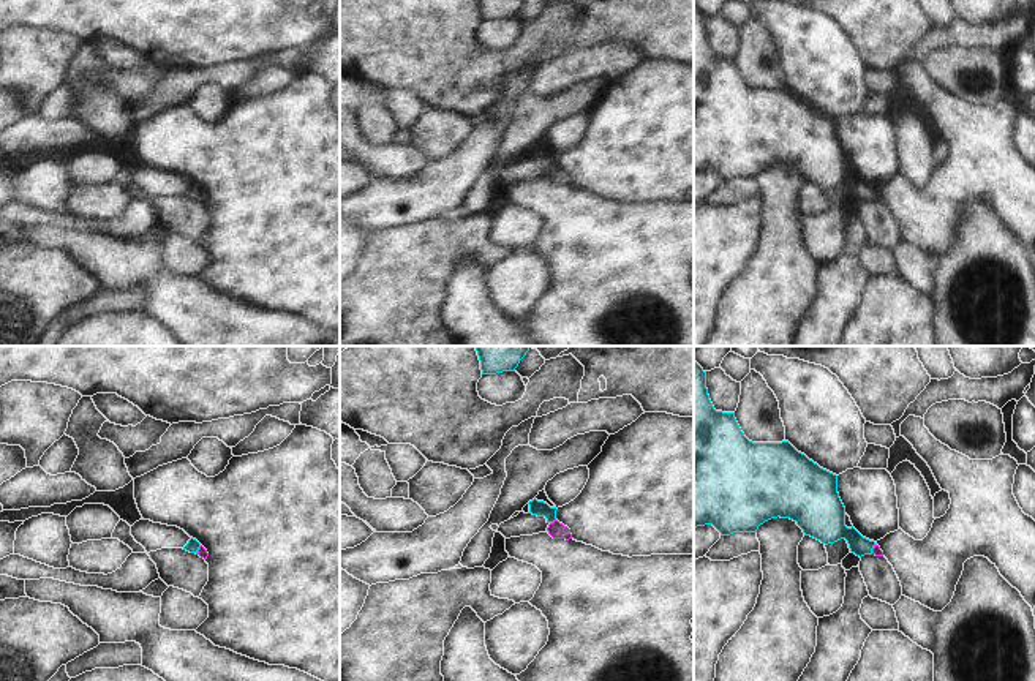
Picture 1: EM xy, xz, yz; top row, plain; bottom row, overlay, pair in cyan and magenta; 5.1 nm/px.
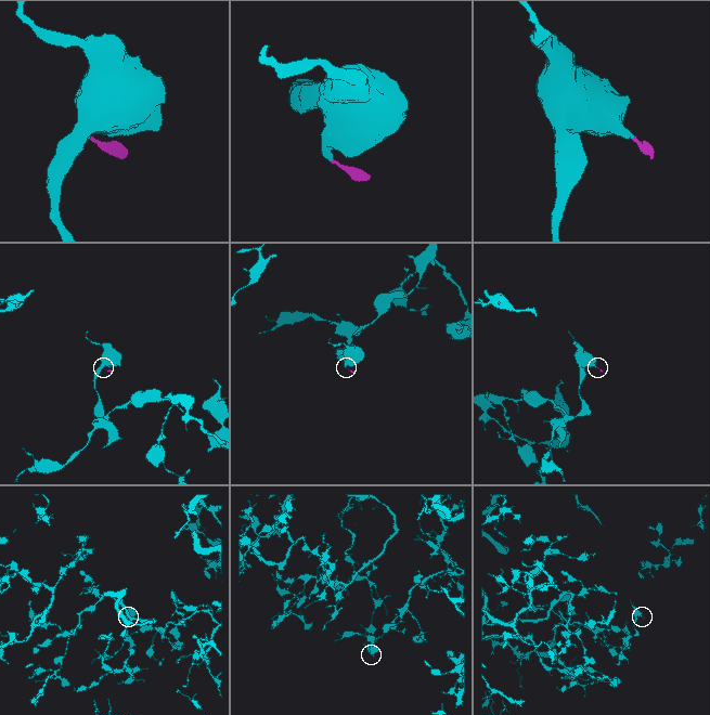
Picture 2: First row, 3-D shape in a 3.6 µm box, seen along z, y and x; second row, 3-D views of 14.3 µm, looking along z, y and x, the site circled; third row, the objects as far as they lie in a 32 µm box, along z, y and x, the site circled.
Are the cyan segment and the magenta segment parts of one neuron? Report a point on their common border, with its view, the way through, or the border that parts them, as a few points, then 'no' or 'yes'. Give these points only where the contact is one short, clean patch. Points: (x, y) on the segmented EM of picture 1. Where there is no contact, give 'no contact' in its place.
meets cyan in xz at (552, 522); runs through xz (536, 507), (552, 522), (557, 530); yes

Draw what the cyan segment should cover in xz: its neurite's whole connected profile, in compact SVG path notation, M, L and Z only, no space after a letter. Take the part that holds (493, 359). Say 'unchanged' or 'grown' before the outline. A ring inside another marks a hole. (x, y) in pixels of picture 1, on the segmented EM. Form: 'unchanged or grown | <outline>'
unchanged | M474 346L482 374L515 371L531 346Z

